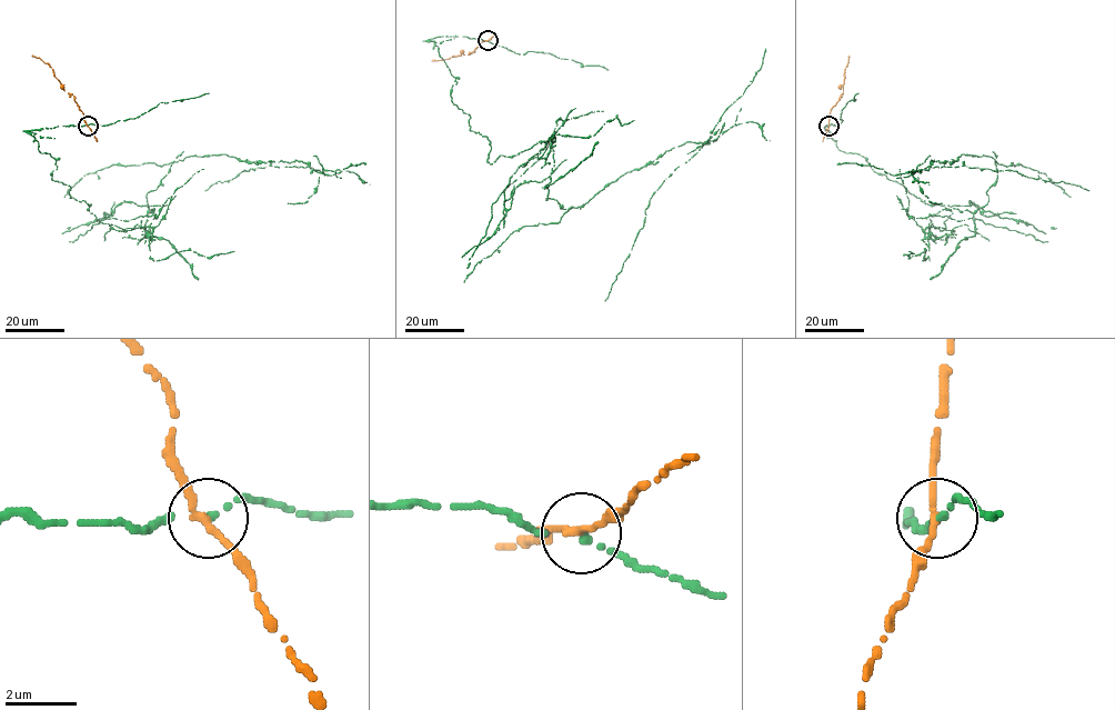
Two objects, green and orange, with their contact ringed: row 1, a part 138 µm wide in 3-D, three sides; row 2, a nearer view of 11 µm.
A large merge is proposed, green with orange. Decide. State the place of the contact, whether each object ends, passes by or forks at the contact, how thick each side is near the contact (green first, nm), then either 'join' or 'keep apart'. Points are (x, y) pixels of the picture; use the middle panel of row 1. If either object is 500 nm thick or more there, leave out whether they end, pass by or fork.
at (488, 40); green passes by; orange passes by; 130 nm thick on the green side, 200 nm on the other; keep apart

